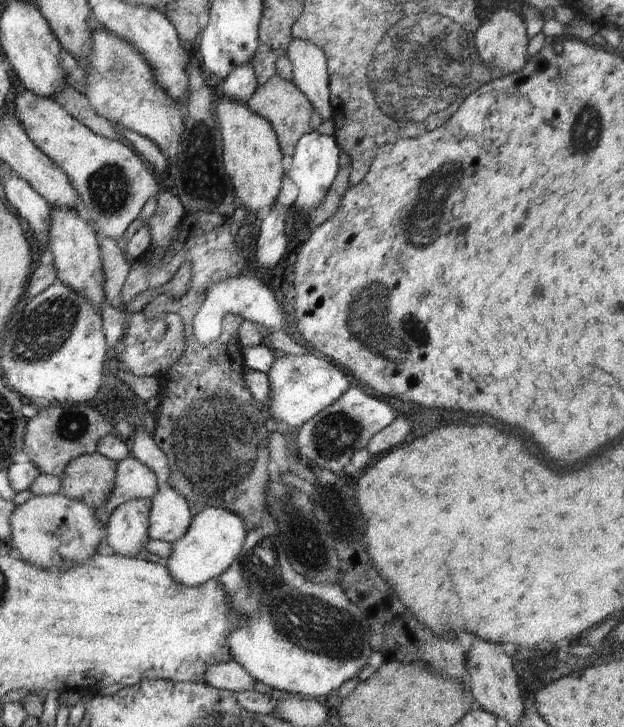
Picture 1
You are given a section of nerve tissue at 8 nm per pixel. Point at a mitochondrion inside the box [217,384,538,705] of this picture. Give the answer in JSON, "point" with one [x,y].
{"point":[308,622]}

